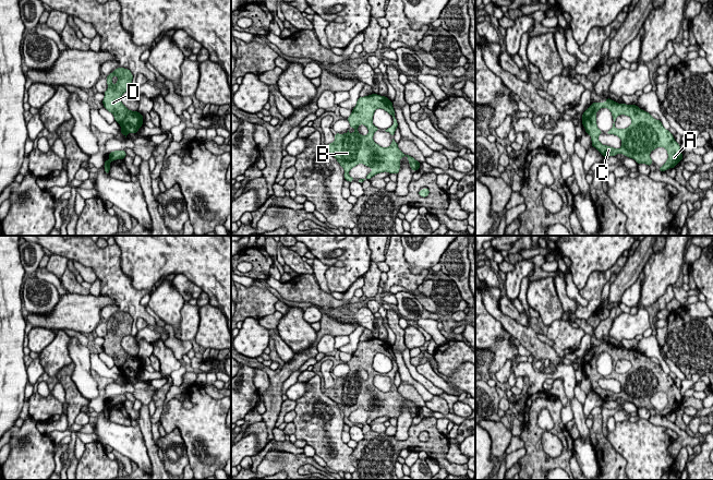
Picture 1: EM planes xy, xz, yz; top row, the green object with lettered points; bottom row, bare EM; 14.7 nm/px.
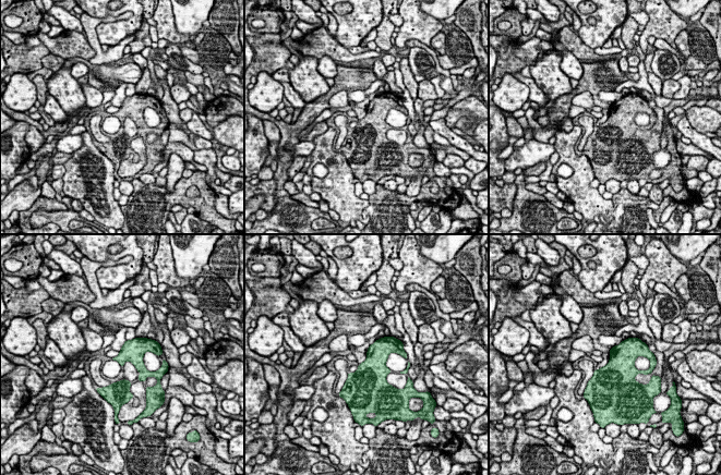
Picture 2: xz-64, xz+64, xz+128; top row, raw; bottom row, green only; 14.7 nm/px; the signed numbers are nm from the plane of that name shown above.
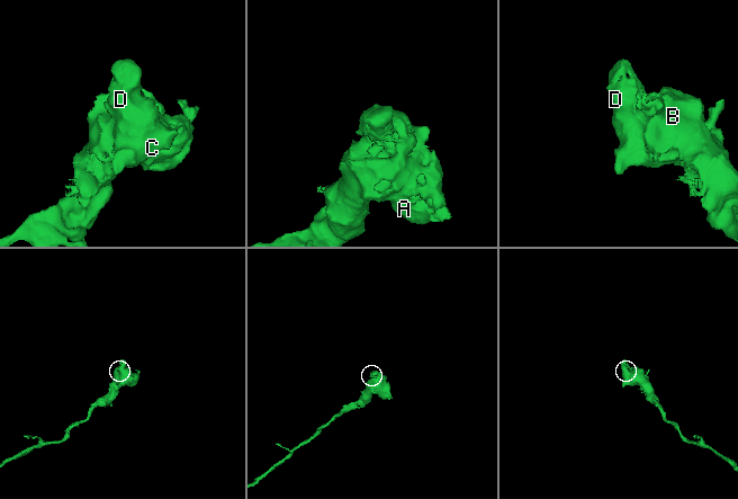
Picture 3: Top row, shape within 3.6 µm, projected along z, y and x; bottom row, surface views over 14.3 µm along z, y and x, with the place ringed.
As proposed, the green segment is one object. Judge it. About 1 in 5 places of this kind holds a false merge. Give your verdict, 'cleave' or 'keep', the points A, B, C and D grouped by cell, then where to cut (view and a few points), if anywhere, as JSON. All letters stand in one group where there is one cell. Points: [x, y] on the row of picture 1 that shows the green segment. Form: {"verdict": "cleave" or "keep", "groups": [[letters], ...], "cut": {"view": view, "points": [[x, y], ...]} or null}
{"verdict": "keep", "groups": [["A", "B", "C", "D"]], "cut": null}

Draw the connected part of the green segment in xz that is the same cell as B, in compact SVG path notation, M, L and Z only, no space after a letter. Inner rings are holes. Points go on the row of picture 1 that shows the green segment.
M371 94L359 97L351 115L347 118L350 128L353 128L355 131L350 133L348 130L348 132L343 134L335 133L335 141L325 146L325 151L334 156L343 168L345 180L349 182L354 180L354 178L349 176L349 171L360 163L372 169L372 171L367 173L366 180L385 171L389 175L398 175L400 170L400 159L404 156L408 157L410 168L413 171L420 168L421 163L402 153L394 139L389 147L382 147L374 142L374 133L379 131L379 129L373 124L373 116L378 108L384 109L394 118L394 124L385 130L394 136L398 128L398 122L395 117L392 101L386 96ZM360 124L367 128L368 133L366 135L358 132Z

